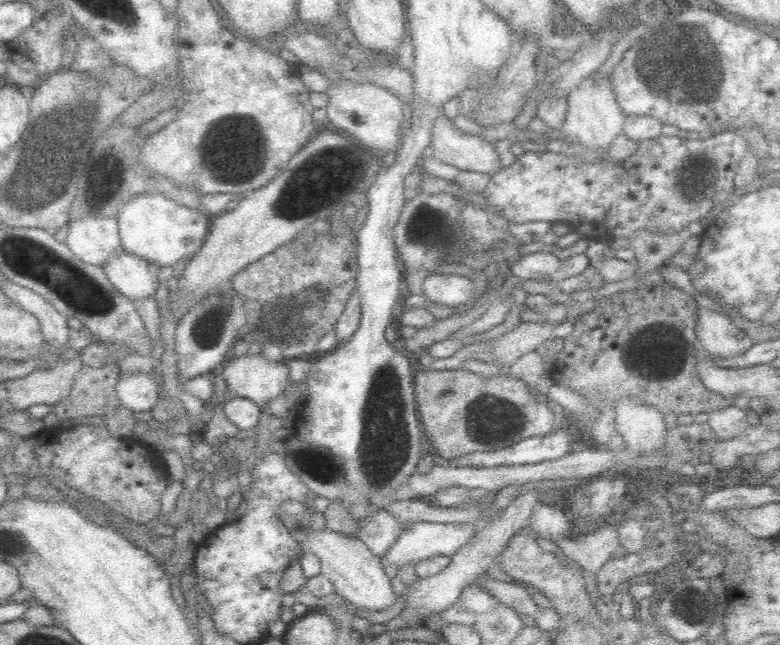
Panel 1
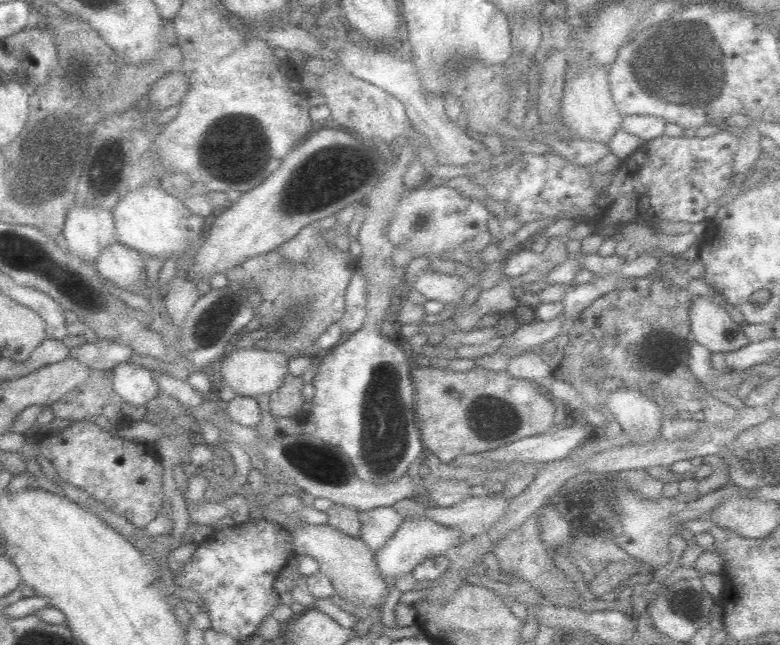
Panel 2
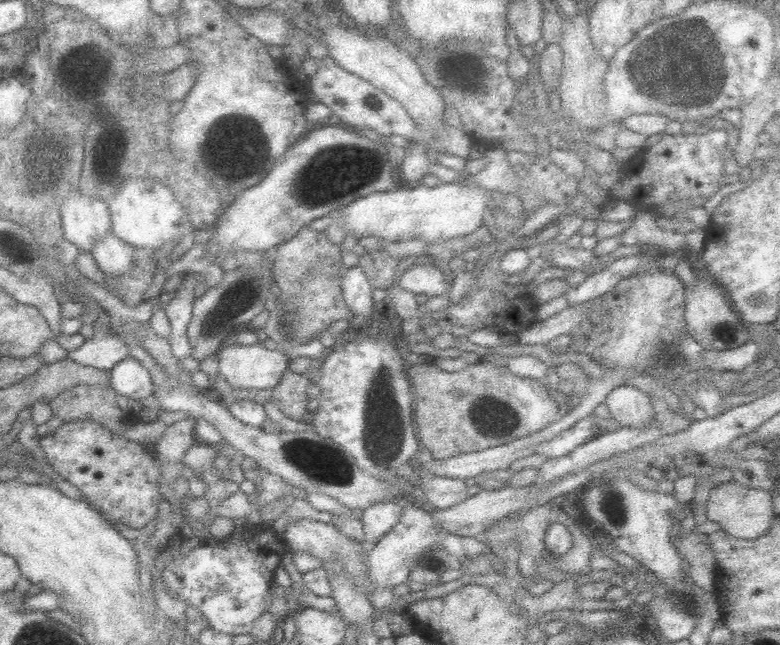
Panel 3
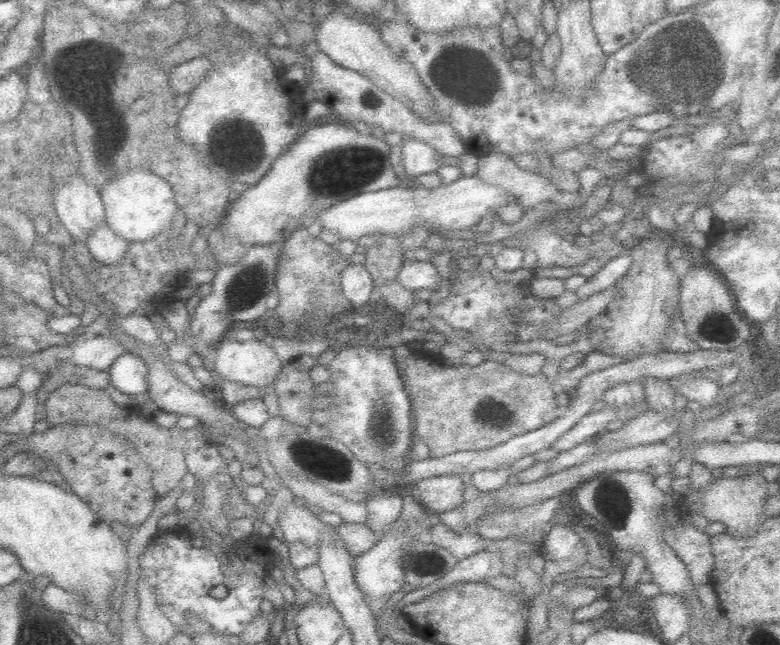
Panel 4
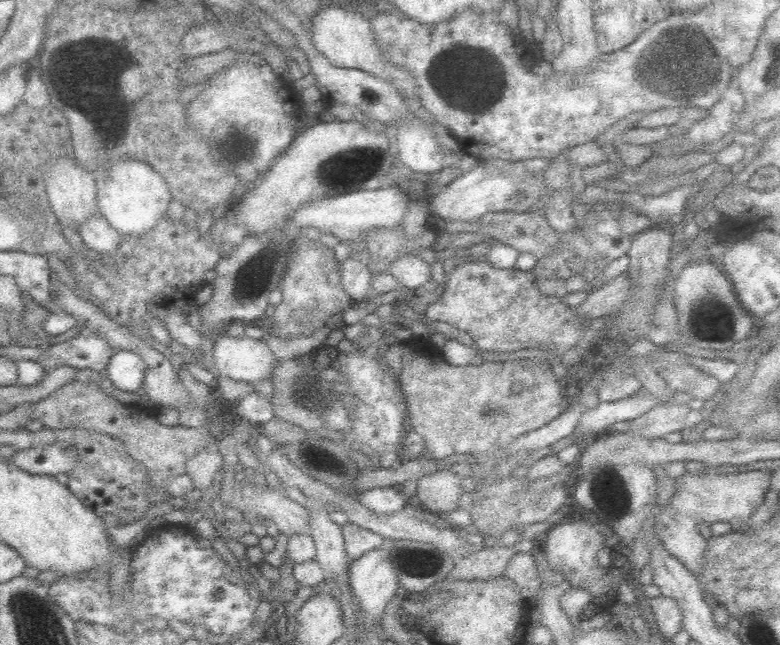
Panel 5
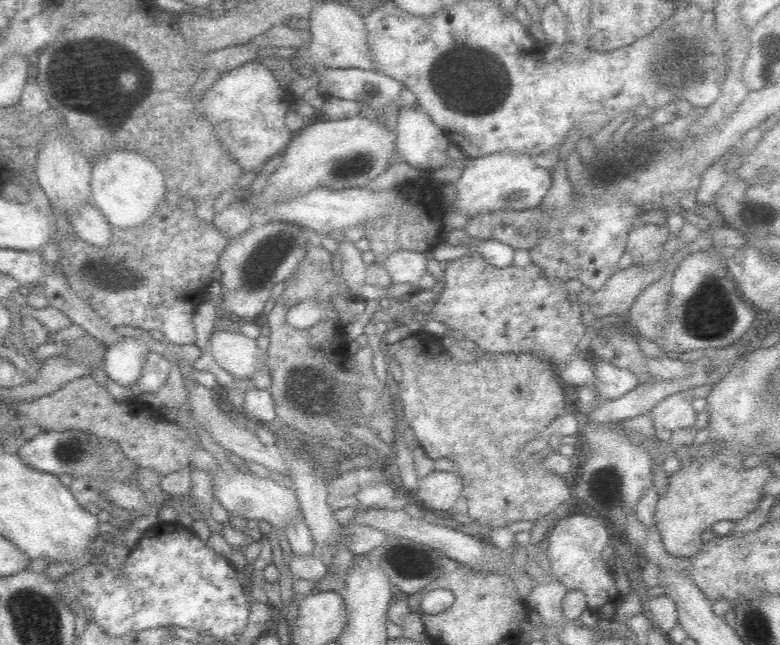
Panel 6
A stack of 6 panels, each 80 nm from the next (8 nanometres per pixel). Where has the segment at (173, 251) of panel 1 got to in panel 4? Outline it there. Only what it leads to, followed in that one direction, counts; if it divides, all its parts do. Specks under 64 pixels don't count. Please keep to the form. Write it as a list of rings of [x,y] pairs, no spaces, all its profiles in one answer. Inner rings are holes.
[[[130,170],[108,182],[108,186],[102,190],[102,200],[106,208],[106,224],[130,242],[150,240],[160,230],[170,228],[178,208],[168,182],[146,170]]]

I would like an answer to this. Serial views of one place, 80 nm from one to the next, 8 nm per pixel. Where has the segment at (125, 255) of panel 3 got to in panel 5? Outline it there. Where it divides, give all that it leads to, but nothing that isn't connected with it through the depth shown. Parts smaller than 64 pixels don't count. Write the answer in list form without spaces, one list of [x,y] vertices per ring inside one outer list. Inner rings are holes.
[[[98,214],[92,218],[86,218],[86,222],[80,224],[78,232],[86,248],[96,253],[114,252],[116,246],[120,244],[120,234]]]

